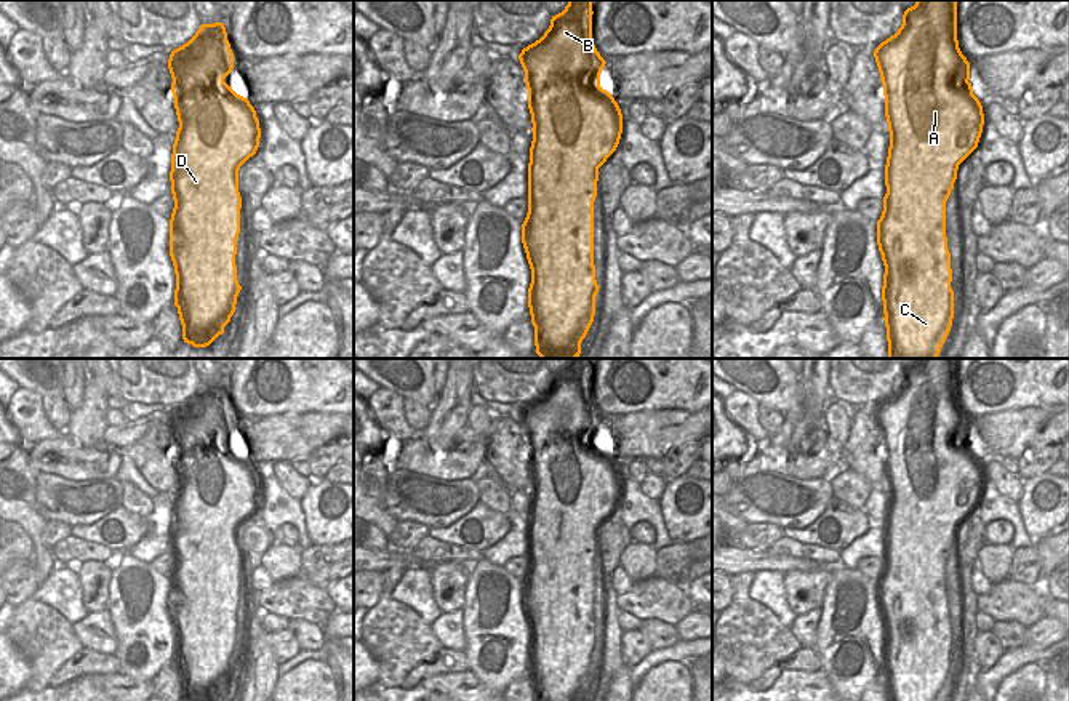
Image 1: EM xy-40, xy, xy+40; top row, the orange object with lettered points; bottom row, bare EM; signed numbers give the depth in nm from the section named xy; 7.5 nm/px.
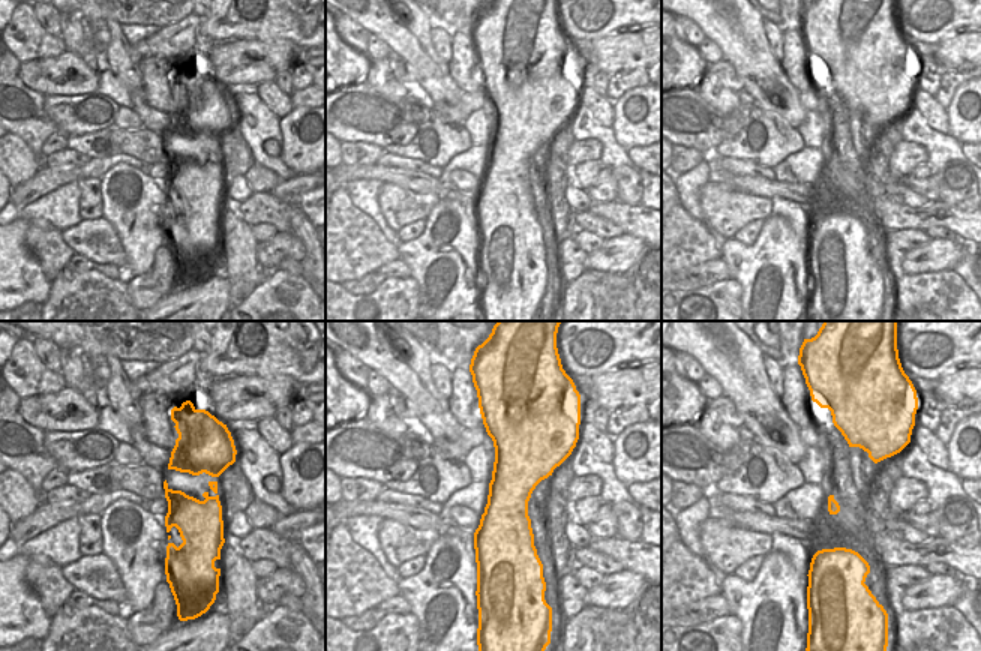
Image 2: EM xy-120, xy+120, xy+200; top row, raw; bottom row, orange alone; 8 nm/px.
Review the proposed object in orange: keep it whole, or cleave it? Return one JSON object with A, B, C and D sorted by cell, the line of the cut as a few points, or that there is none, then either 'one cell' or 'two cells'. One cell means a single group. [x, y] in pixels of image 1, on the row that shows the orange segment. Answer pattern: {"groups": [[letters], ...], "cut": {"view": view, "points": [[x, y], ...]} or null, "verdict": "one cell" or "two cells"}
{"groups": [["A", "B", "C", "D"]], "cut": null, "verdict": "one cell"}

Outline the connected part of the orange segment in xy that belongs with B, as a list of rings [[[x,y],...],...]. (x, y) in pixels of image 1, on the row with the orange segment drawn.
[[[568,0],[549,29],[518,54],[525,70],[533,141],[528,163],[528,213],[522,243],[531,269],[528,307],[541,359],[578,359],[595,315],[594,202],[599,168],[616,150],[623,114],[600,86],[605,59],[592,40],[592,0]]]

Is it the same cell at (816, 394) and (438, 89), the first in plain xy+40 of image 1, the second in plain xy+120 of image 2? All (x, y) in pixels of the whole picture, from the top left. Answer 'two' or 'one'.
two

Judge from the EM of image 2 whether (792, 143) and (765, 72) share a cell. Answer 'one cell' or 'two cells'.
two cells

